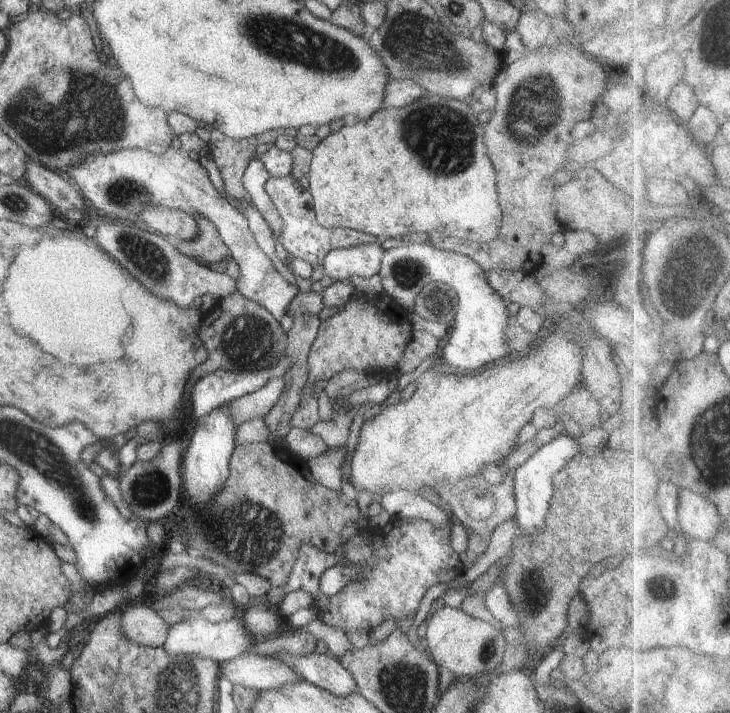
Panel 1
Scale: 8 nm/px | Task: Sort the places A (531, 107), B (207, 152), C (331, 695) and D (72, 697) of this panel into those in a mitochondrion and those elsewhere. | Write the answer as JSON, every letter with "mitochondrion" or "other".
{"A":"mitochondrion","B":"other","C":"other","D":"other"}

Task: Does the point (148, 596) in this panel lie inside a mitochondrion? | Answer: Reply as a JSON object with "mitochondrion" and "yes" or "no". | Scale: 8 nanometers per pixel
{"mitochondrion":"no"}

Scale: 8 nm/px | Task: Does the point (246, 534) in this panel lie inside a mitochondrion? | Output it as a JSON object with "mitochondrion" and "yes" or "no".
{"mitochondrion":"yes"}

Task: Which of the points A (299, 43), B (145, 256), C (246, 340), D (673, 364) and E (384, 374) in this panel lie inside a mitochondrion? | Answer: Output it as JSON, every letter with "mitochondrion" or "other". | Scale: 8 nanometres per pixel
{"A":"mitochondrion","B":"mitochondrion","C":"mitochondrion","D":"other","E":"other"}

